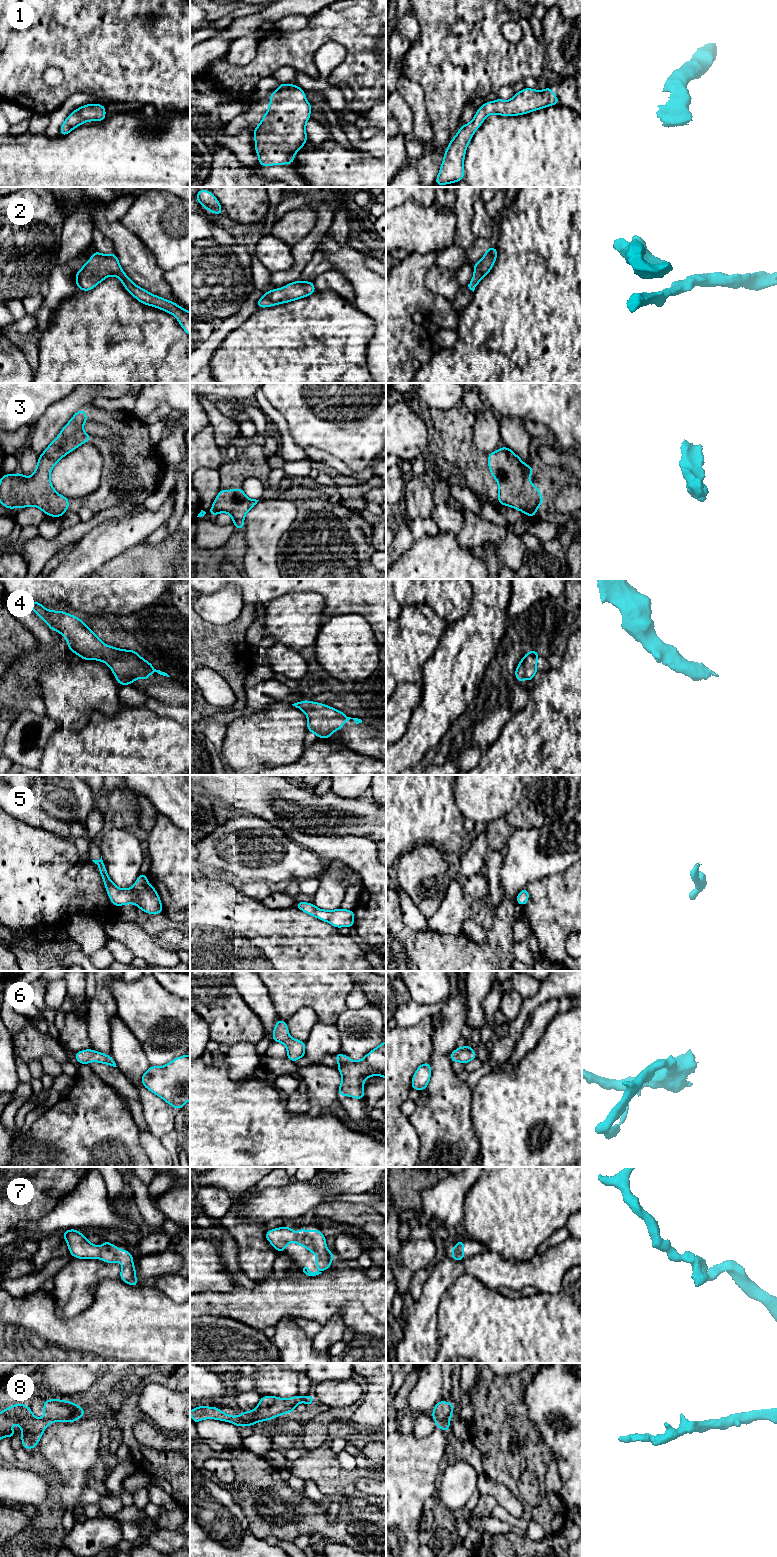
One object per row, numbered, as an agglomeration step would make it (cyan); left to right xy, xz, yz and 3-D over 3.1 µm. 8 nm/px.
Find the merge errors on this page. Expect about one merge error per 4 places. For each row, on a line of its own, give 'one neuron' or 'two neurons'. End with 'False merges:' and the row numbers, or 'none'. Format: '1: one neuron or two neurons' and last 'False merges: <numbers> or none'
1: one neuron
2: one neuron
3: one neuron
4: one neuron
5: one neuron
6: one neuron
7: one neuron
8: one neuron
False merges: none

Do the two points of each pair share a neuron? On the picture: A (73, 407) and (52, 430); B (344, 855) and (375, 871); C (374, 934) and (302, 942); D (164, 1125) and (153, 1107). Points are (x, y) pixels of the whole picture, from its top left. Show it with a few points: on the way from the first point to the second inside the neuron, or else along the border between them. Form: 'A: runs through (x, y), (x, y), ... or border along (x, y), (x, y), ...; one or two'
A: runs through (67, 412), (55, 424); one
B: runs through (352, 858), (362, 859), (367, 864); one
C: border along (354, 936), (359, 940); two
D: runs through (160, 1121), (159, 1116), (154, 1111); one

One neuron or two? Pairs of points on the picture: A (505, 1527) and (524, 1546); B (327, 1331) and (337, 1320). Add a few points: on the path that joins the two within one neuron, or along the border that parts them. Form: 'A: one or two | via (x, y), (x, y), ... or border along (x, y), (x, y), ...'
A: one | via (510, 1530), (519, 1541)
B: one | via (330, 1328), (335, 1323)

